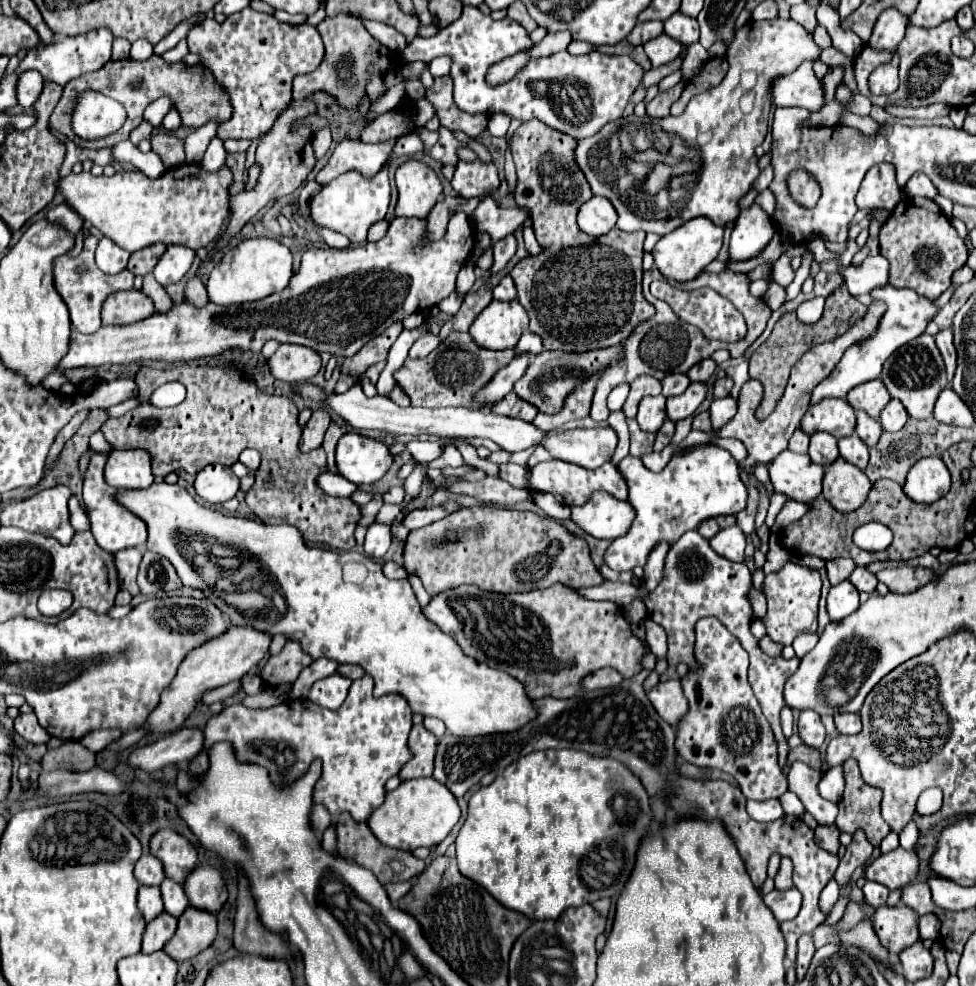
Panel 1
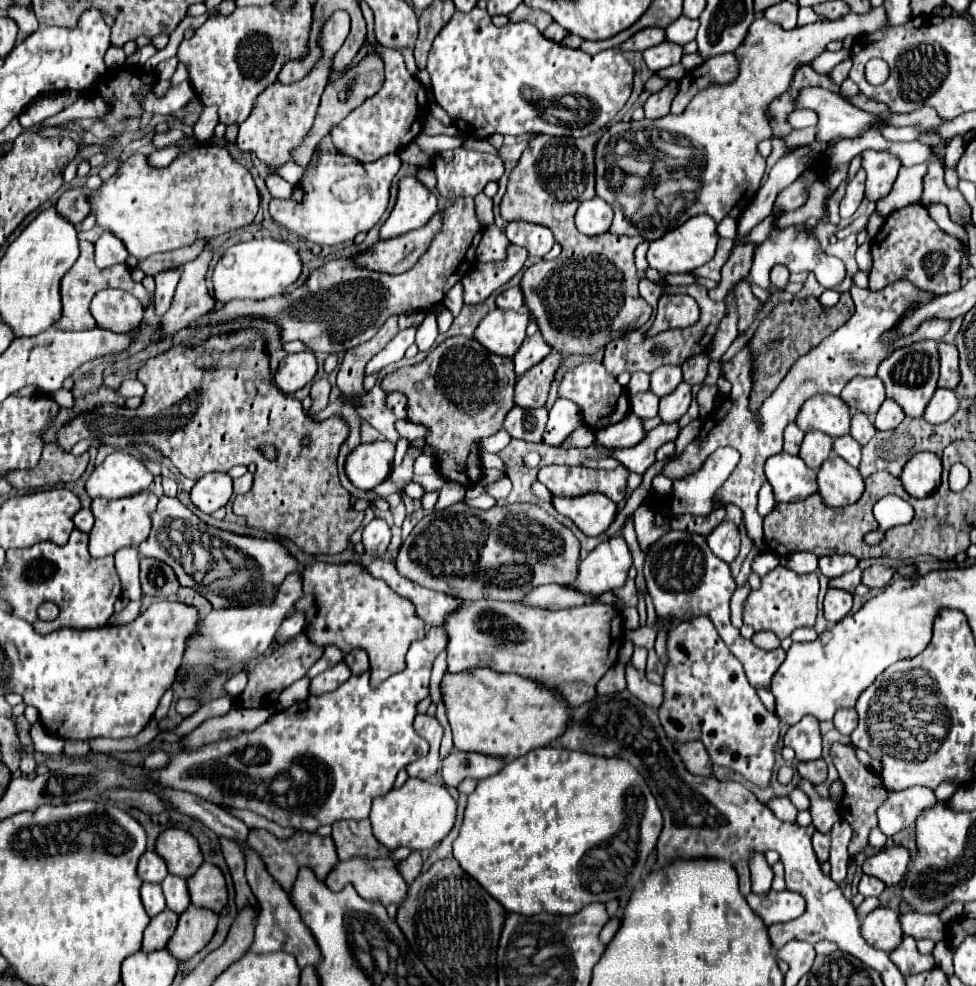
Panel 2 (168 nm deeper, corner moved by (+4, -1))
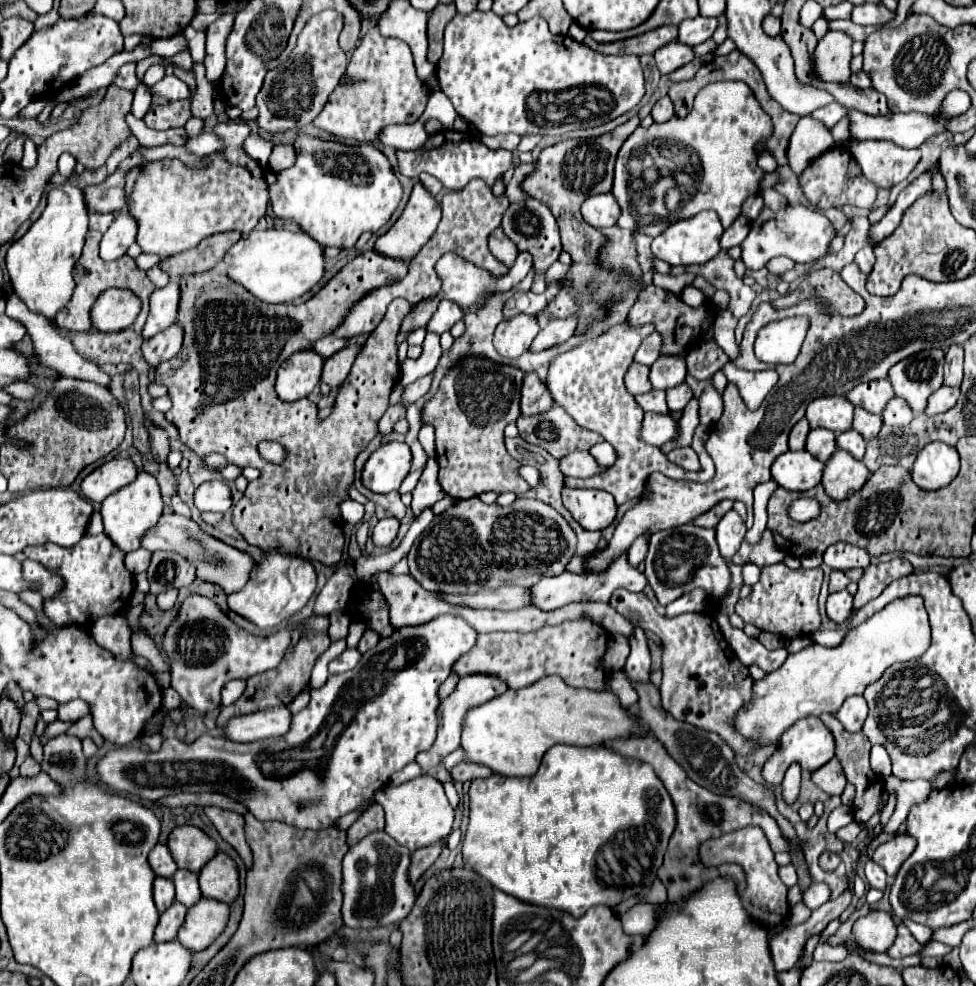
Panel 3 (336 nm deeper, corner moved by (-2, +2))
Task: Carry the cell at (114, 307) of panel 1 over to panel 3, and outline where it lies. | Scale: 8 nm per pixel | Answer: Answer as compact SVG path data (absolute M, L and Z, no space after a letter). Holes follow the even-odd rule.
M108 288L92 308L92 324L102 332L120 332L134 324L142 302L132 290Z

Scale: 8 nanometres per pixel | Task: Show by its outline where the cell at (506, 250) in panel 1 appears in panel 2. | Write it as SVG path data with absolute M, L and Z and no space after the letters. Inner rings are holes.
M510 245L506 261L472 265L466 277L462 277L464 305L476 305L486 301L496 289L506 285L524 267L526 259L528 259L526 249Z

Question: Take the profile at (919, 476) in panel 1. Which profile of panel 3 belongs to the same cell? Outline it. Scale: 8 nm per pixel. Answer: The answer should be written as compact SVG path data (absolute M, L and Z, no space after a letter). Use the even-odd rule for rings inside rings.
M930 442L918 452L912 468L912 480L922 490L940 490L942 486L948 486L952 478L956 478L958 468L960 462L954 446L944 442Z

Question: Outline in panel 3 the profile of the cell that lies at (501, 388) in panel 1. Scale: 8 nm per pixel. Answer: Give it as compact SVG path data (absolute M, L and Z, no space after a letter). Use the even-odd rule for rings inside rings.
M568 318L568 320L550 320L548 326L544 326L538 336L534 338L532 346L530 346L530 352L542 352L542 350L548 350L556 344L562 344L566 342L576 330L576 320L574 318Z

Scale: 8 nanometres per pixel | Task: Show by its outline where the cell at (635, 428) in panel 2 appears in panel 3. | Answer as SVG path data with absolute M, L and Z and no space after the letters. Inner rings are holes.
M652 412L644 414L640 426L640 438L646 444L662 446L664 442L676 438L676 434L678 434L678 424L670 414L652 414Z

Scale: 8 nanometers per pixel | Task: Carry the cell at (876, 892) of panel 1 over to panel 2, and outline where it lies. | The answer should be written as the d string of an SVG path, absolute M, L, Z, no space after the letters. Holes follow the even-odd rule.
M862 875L860 883L858 883L858 891L864 895L864 897L878 897L882 891L884 891L884 883L880 879L874 879L870 875Z

